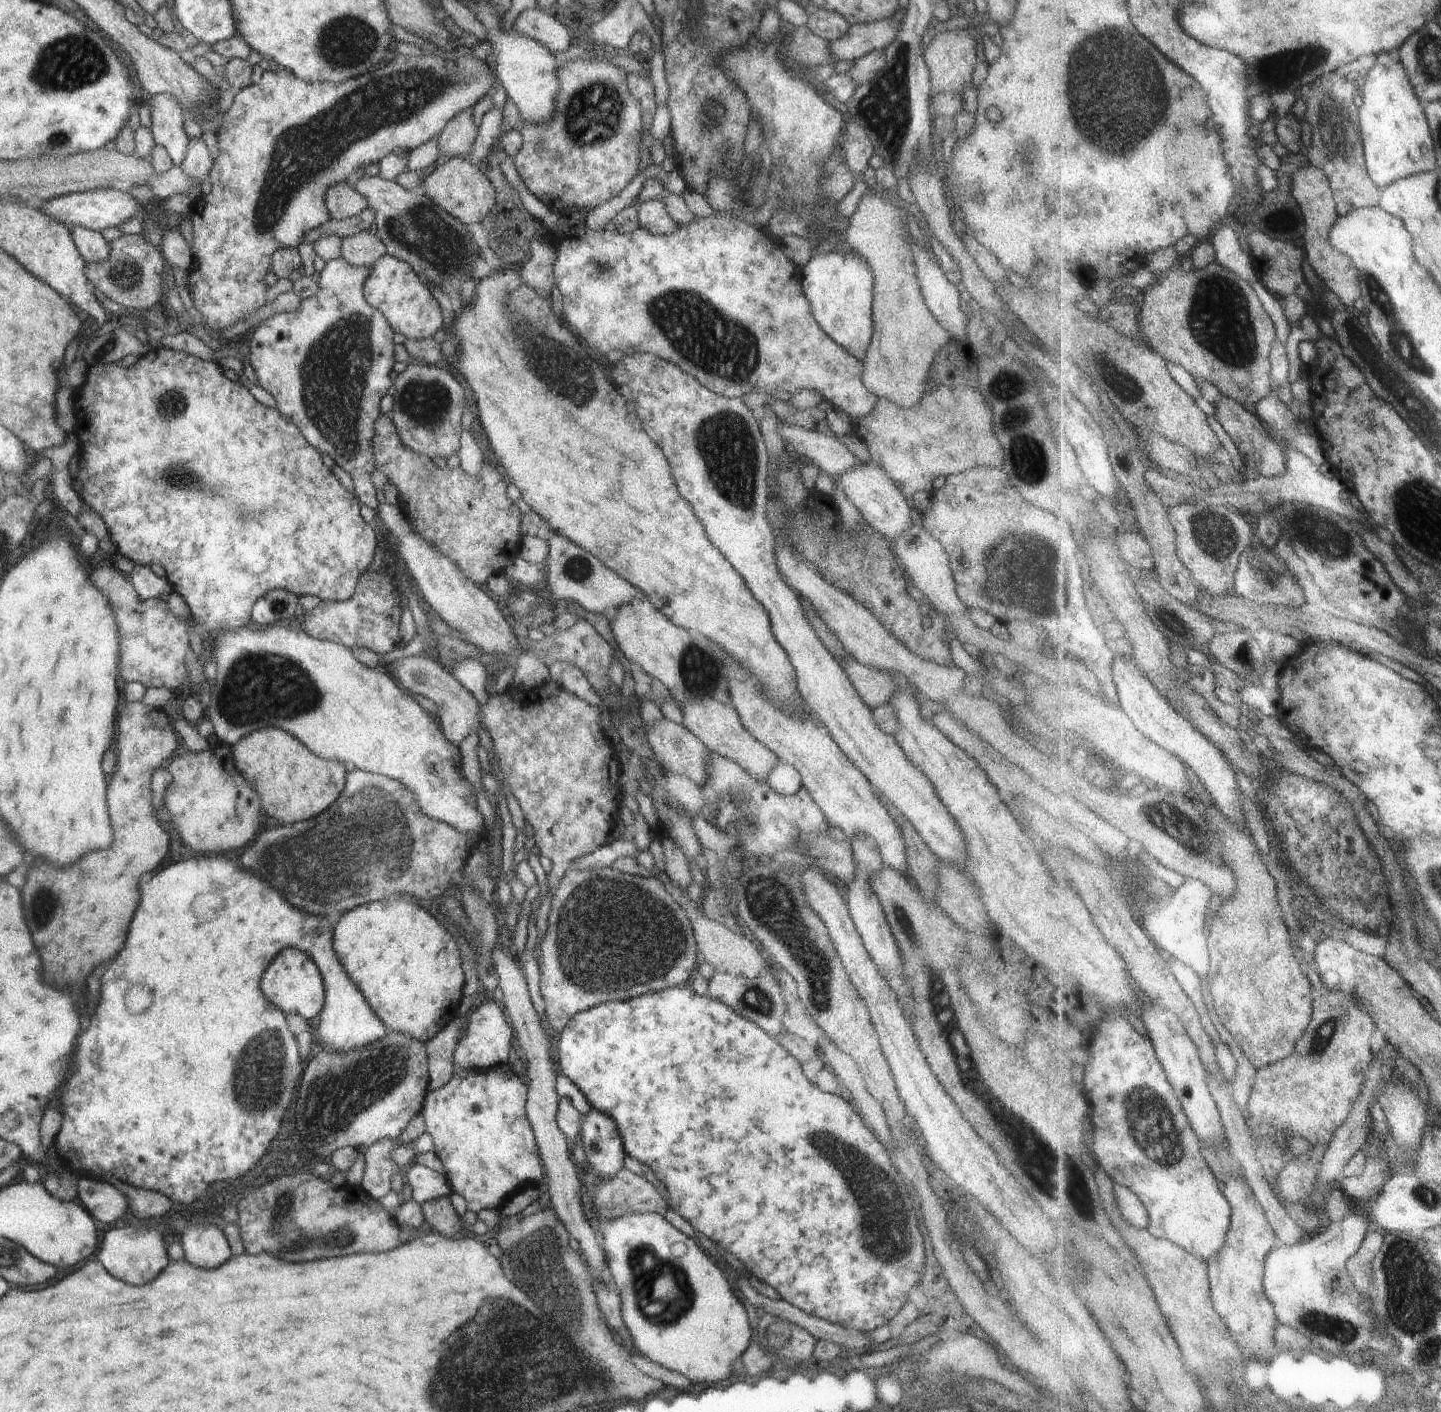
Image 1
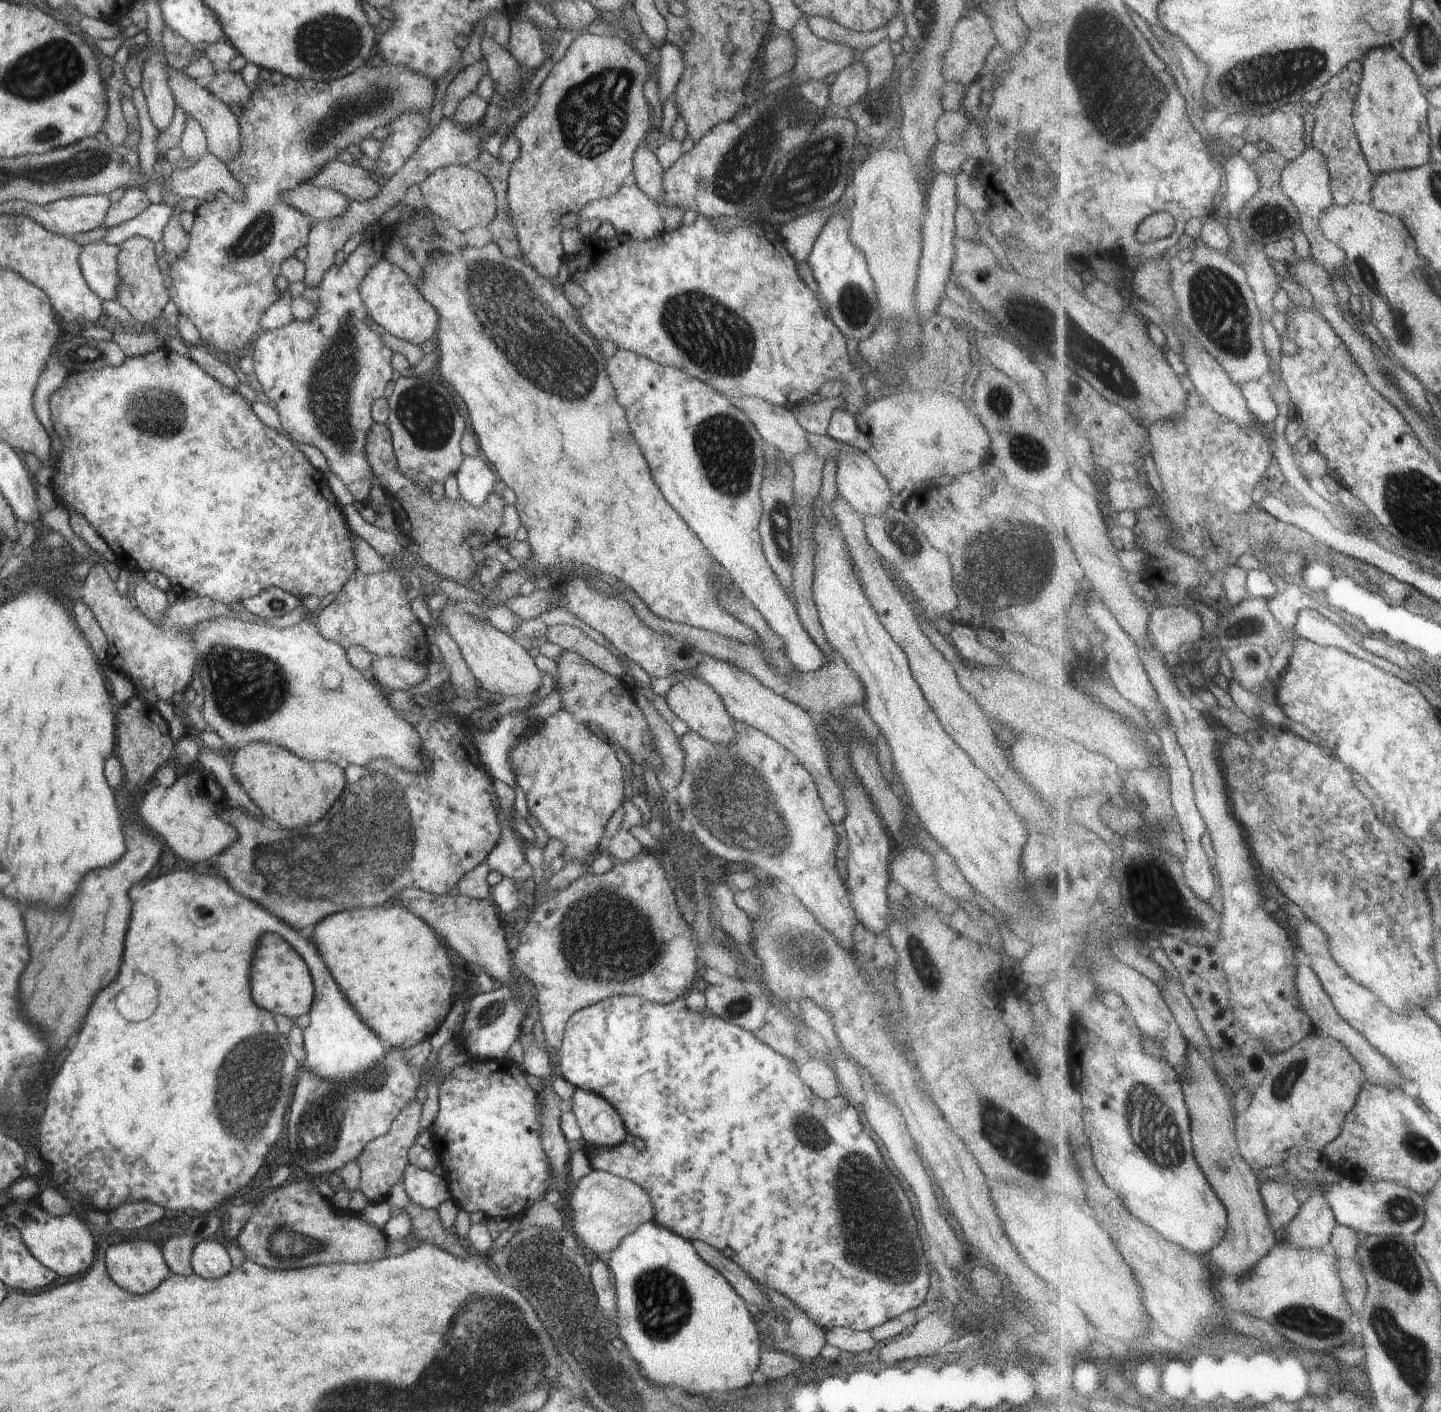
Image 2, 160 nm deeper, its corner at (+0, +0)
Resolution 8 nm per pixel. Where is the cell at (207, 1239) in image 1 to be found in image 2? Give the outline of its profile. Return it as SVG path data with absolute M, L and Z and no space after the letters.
M203 1241L193 1248L191 1256L193 1272L202 1278L222 1278L232 1270L227 1248L216 1241Z

